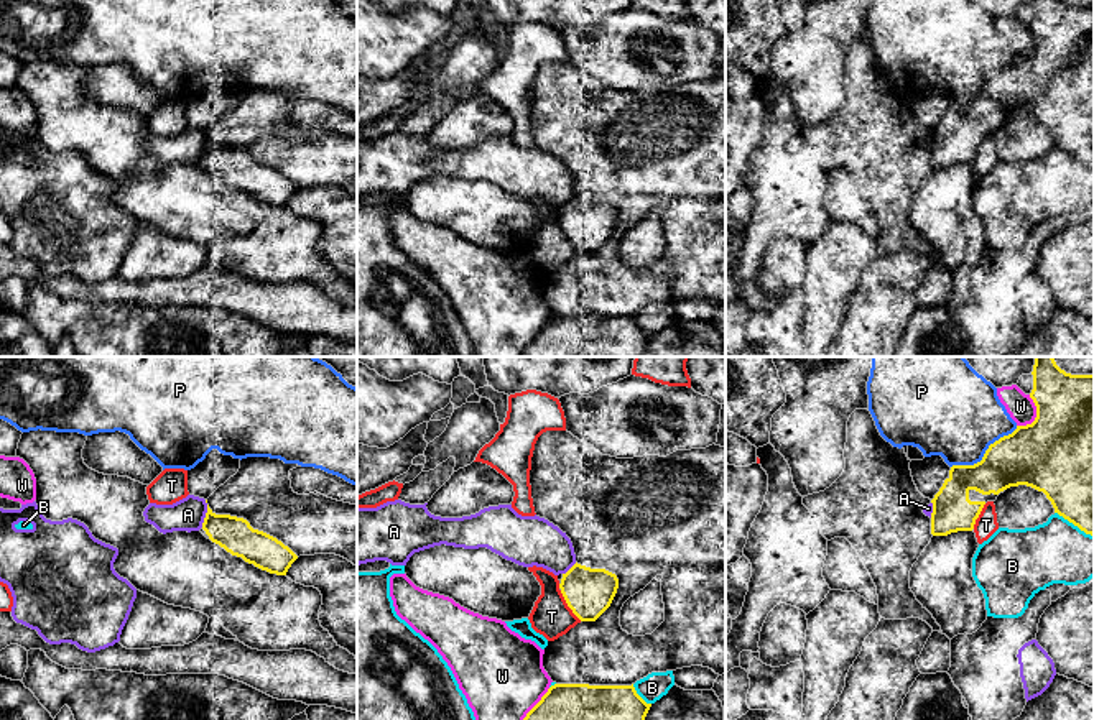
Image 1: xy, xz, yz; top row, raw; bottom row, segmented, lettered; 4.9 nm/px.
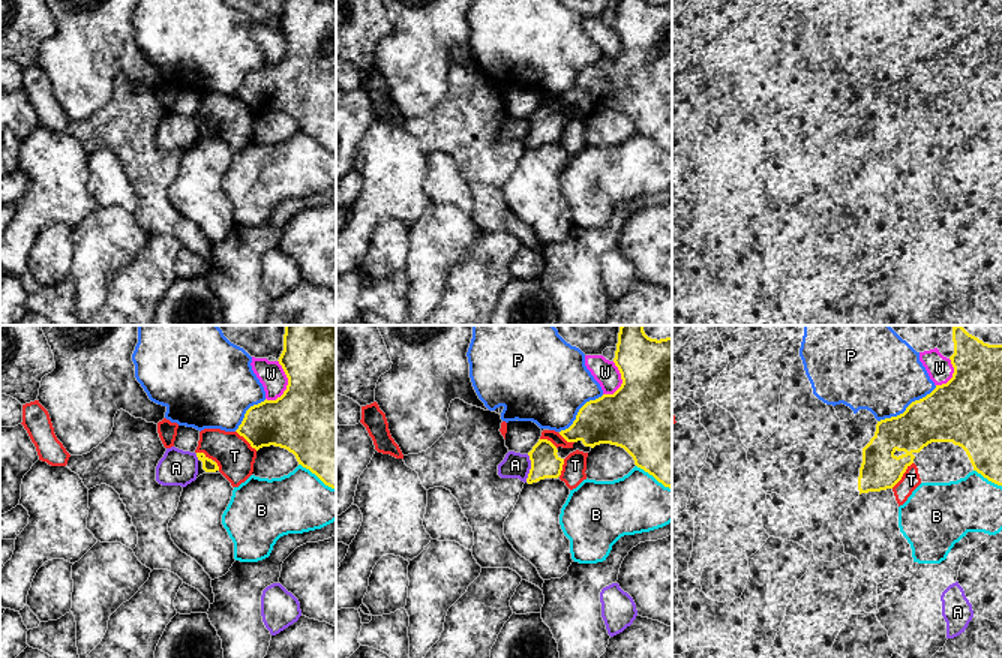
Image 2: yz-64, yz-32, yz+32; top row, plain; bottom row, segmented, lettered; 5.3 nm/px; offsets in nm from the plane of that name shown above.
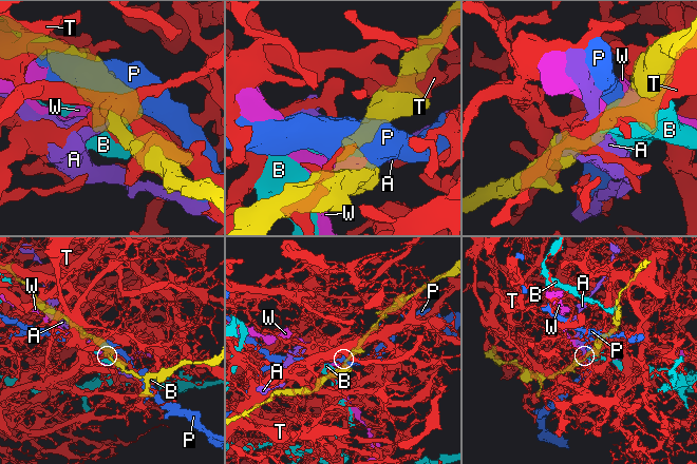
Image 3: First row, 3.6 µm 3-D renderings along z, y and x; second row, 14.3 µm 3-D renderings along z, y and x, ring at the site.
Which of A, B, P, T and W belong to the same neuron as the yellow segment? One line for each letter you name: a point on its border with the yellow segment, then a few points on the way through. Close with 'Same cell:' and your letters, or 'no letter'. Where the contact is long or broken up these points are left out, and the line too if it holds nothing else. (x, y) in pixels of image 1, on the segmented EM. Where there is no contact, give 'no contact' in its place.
Same cell: no letter

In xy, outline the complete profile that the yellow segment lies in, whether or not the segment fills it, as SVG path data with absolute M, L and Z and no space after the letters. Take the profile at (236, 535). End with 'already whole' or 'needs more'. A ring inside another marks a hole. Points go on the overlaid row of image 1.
M209 505L202 523L209 539L232 556L276 575L286 575L298 556L276 538L253 529L243 518L216 515Z | already whole

